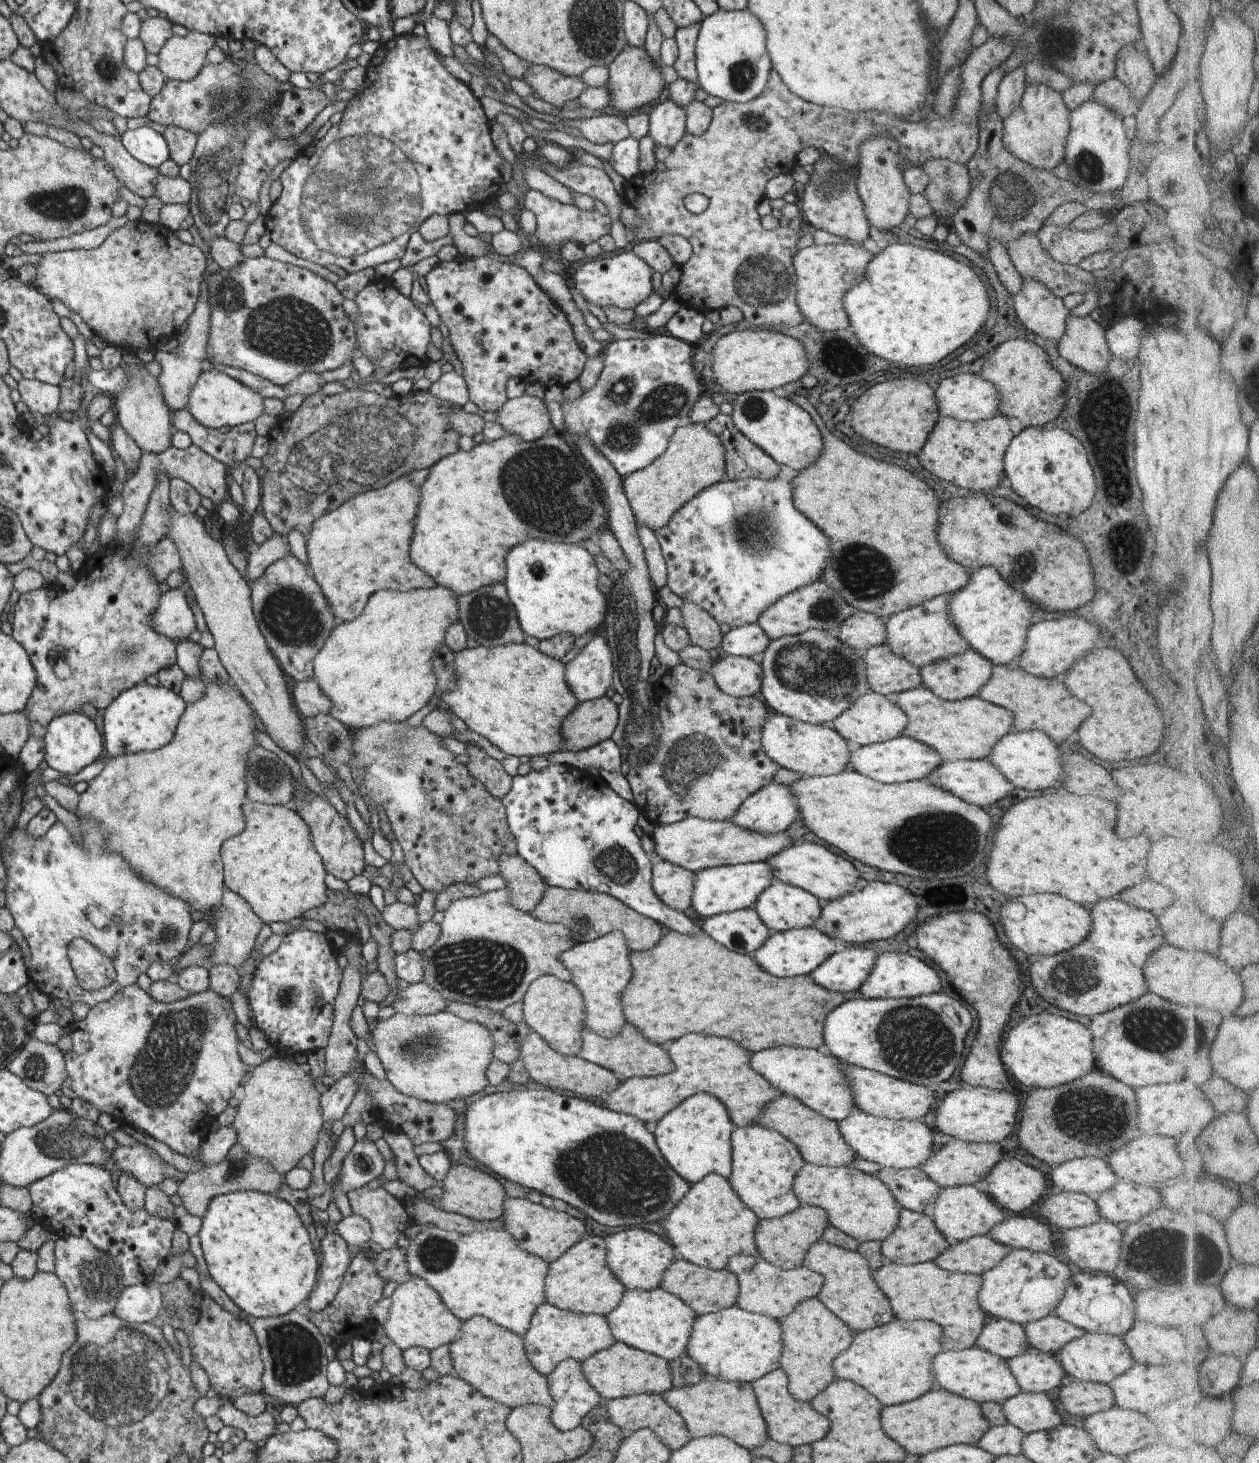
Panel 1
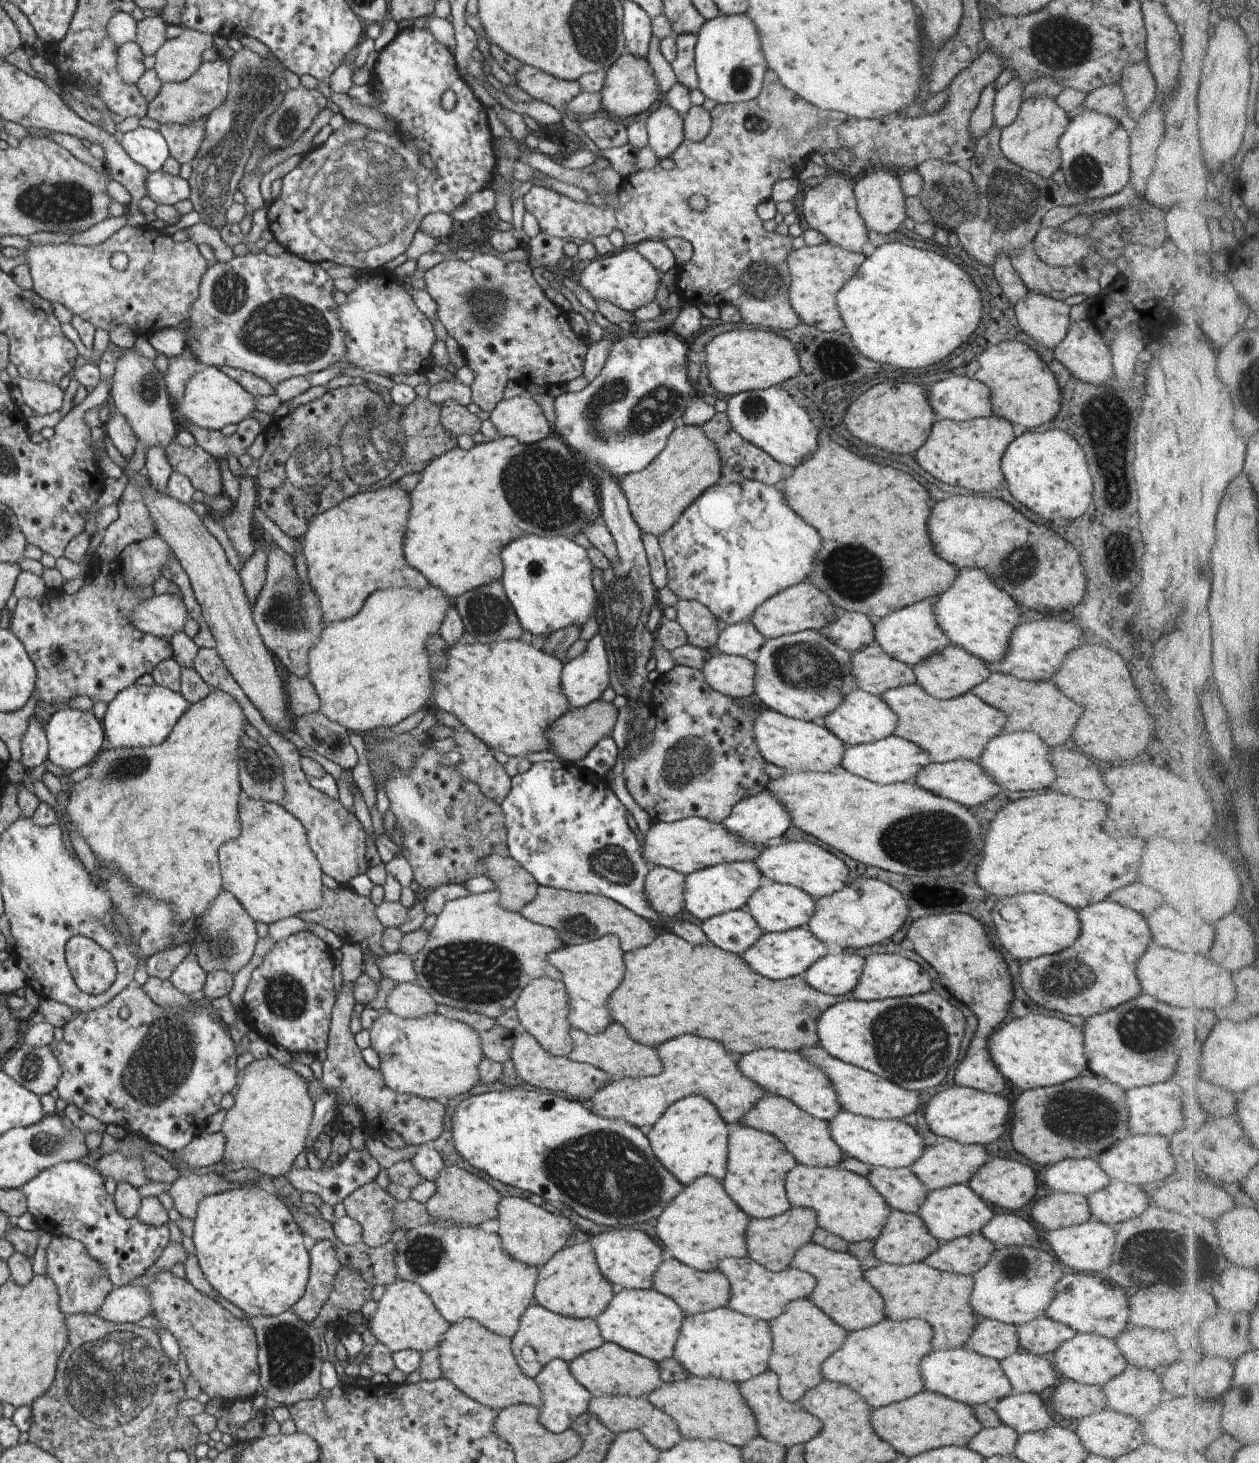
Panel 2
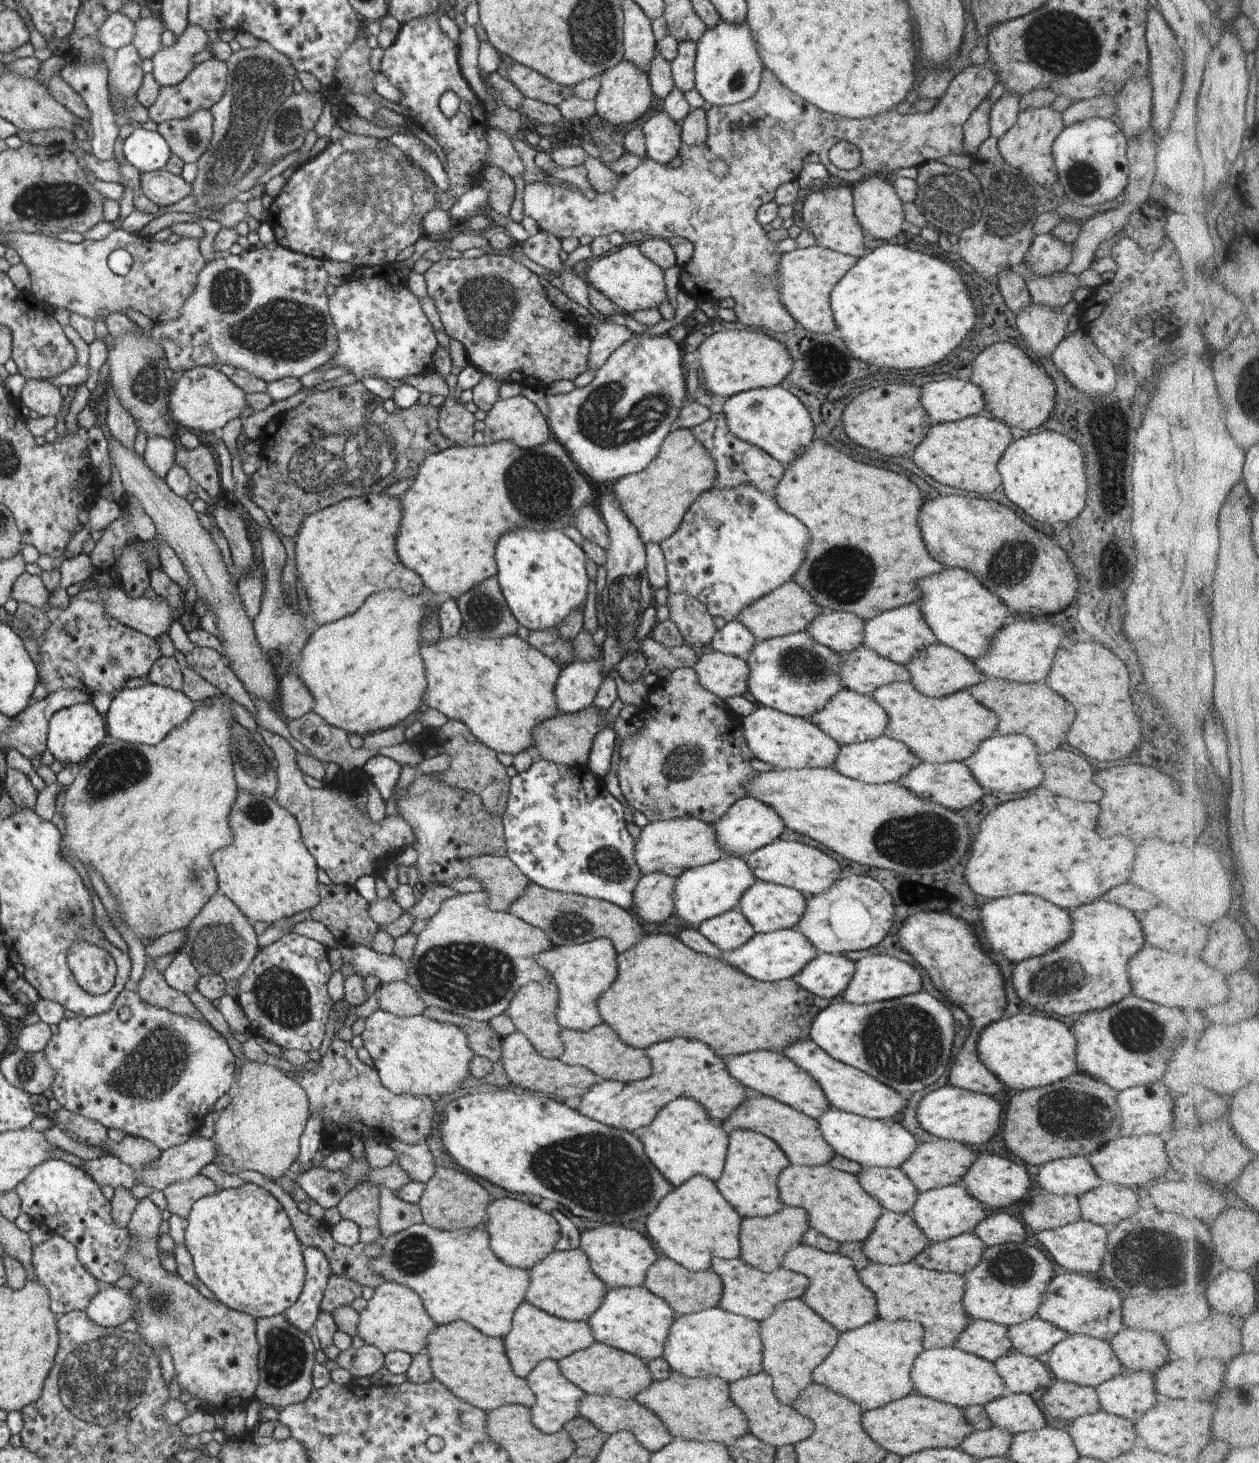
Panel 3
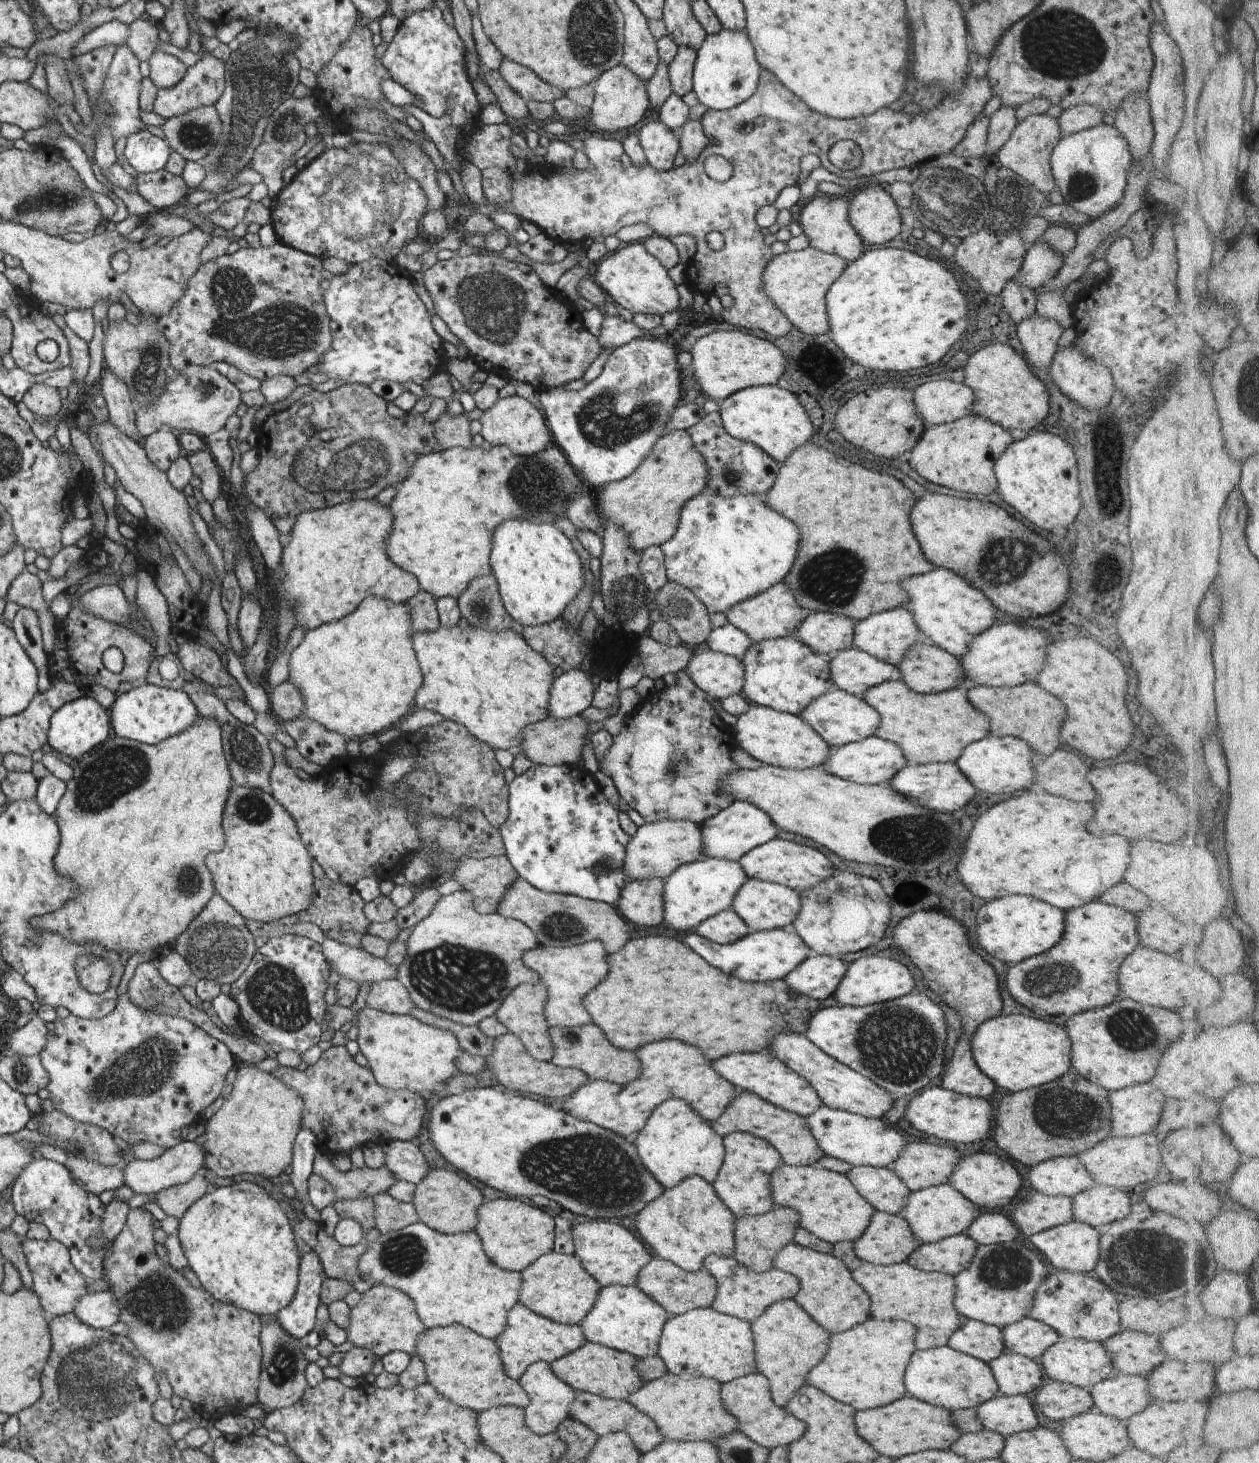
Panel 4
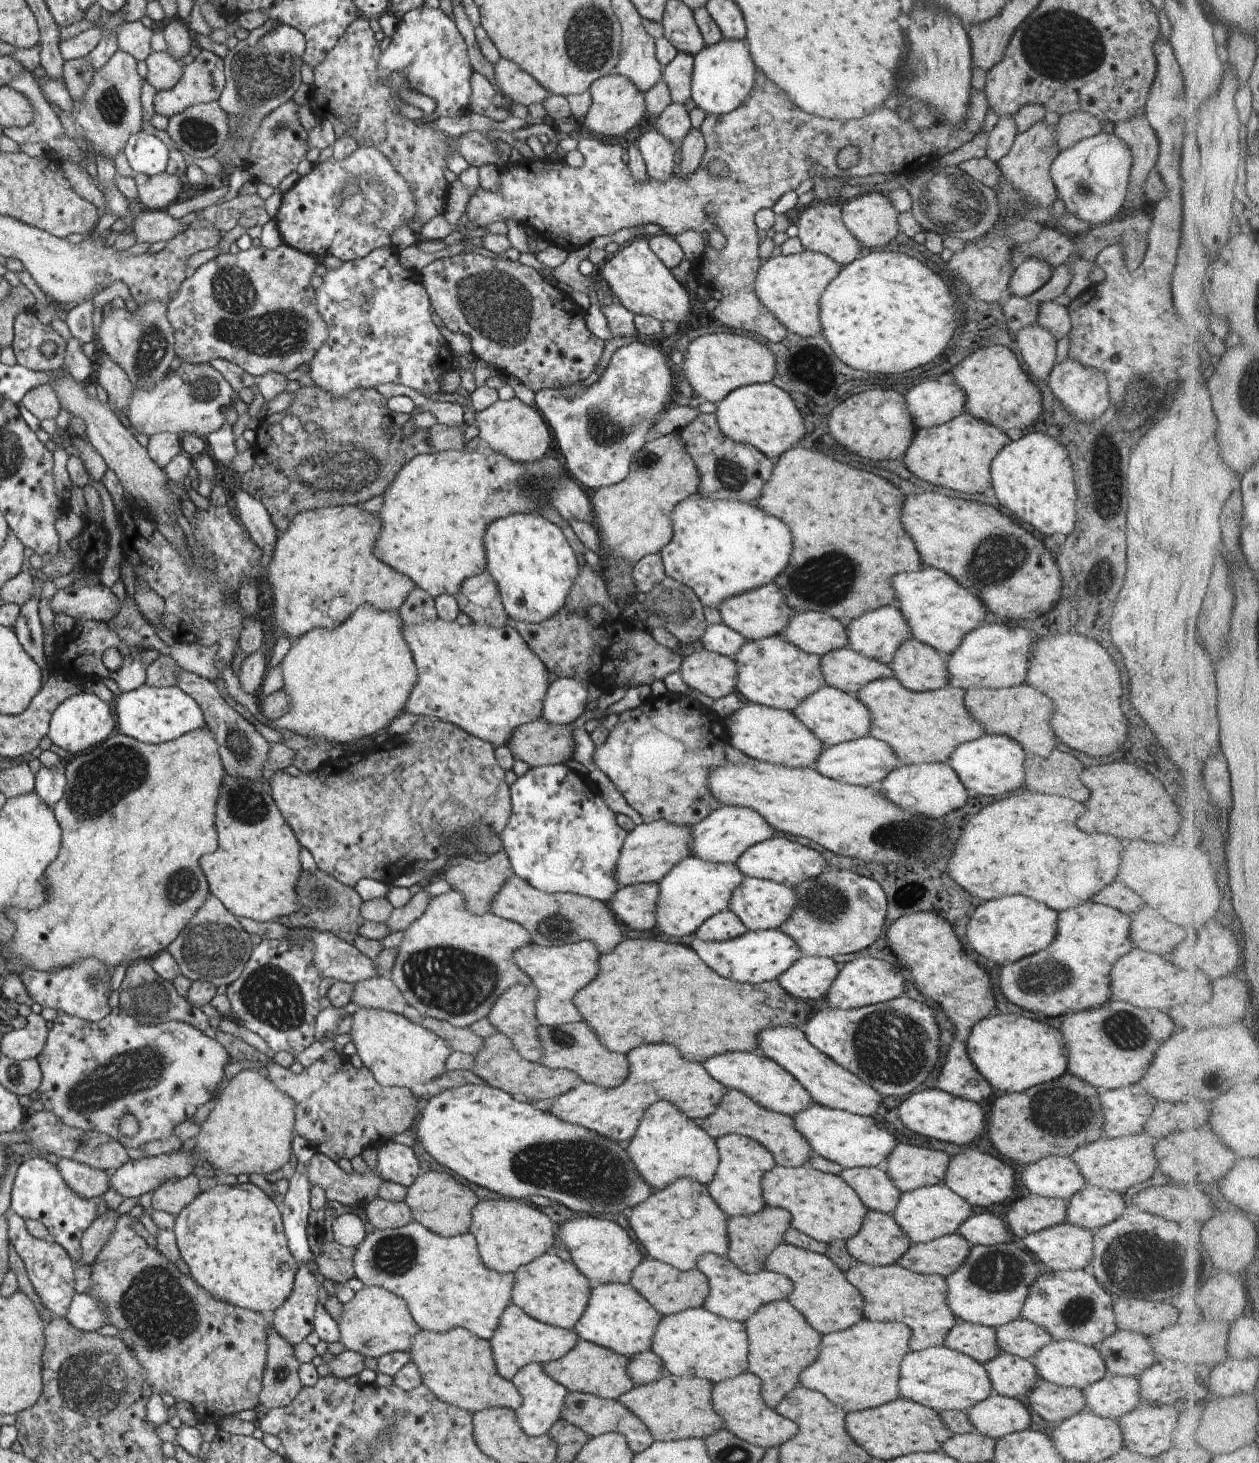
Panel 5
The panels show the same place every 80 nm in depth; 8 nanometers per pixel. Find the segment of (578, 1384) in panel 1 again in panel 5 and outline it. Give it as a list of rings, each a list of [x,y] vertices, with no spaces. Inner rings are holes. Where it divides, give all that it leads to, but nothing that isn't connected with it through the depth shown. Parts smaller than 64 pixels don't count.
[[[530,1363],[522,1367],[515,1374],[512,1382],[523,1398],[521,1407],[515,1410],[521,1429],[529,1437],[548,1435],[555,1422],[560,1420],[565,1398],[570,1394],[570,1391],[558,1381],[554,1381],[548,1373],[545,1373],[543,1365],[540,1363]]]

